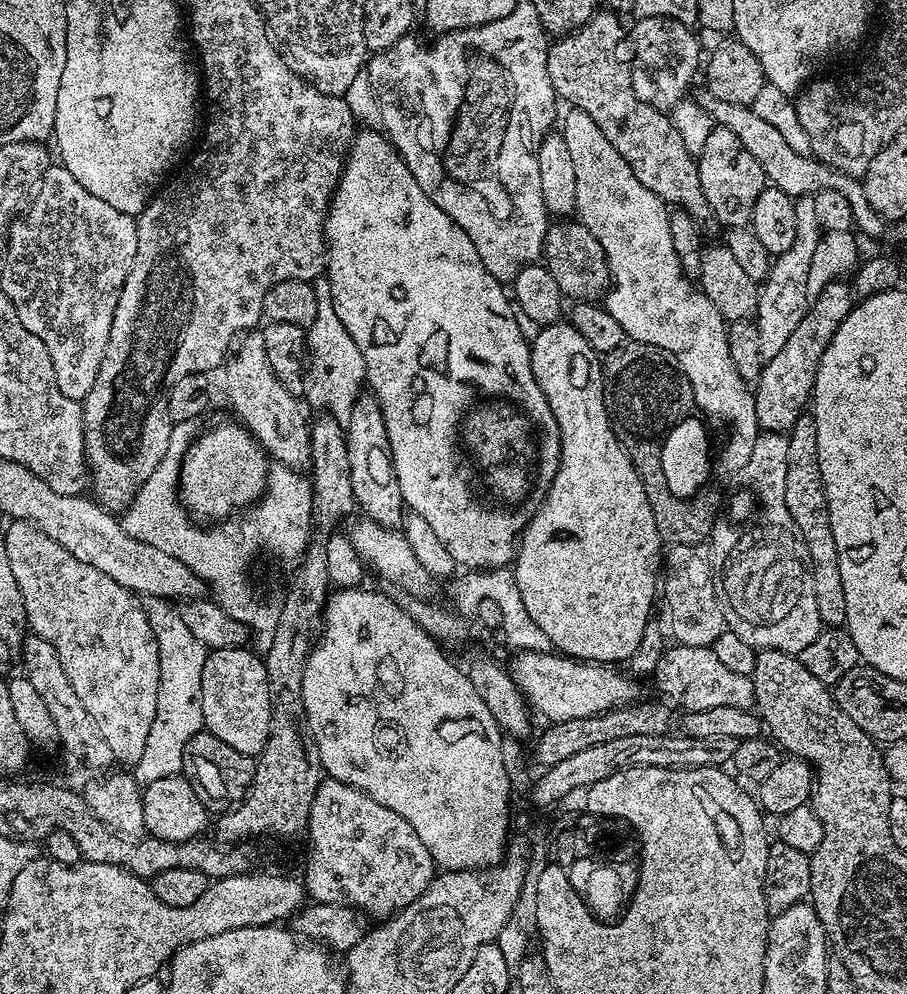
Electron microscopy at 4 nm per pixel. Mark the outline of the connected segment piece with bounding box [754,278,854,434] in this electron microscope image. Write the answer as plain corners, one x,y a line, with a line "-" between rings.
836,279
825,286
820,294
811,299
806,314
802,322
798,322
798,327
794,329
794,334
782,346
781,352
774,354
774,358
765,360
764,368
760,371
760,377
754,382
754,395
756,397
756,413
761,429
765,432
782,432
789,433
792,427
798,422
798,418
805,415
812,398
812,387
818,374
818,366
822,362
822,354
826,354
826,346
834,338
838,326
852,313
854,307
854,288
851,283
843,279

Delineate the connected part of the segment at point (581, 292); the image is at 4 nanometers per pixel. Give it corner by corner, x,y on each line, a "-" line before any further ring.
564,218
559,222
549,223
544,239
542,263
550,270
550,274
554,274
558,290
569,301
599,301
610,287
606,254
598,238
594,238
594,234
590,234
590,230
586,230
586,226
575,219

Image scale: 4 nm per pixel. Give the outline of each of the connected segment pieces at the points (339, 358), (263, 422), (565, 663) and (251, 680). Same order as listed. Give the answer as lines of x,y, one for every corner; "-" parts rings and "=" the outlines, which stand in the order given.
327,275
316,277
312,289
314,298
318,298
318,310
314,313
314,322
306,330
306,348
310,353
310,379
306,384
306,400
316,410
328,412
334,419
346,422
350,418
350,406
354,406
366,384
362,350
354,346
354,338
346,334
346,326
342,326
338,314
334,314
=
253,330
235,345
223,365
224,384
228,387
228,400
236,411
235,419
243,424
259,442
261,448
277,465
300,470
312,459
309,417
300,409
301,401
278,382
270,362
266,362
266,346
262,343
263,331
=
552,650
516,652
513,657
510,663
513,682
520,687
529,705
537,713
540,711
545,721
554,724
566,722
570,718
590,718
599,712
634,704
641,695
641,681
616,666
574,660
571,656
557,654
=
247,647
209,651
206,666
202,666
202,718
214,738
222,738
238,754
259,757
272,725
272,695
266,666
256,652

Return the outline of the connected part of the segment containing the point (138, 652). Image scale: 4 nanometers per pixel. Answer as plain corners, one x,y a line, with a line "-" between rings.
12,520
9,525
8,529
3,529
2,535
6,538
6,554
18,581
18,590
22,590
29,629
54,646
62,662
62,670
66,670
66,678
70,678
70,686
74,686
90,718
94,718
94,726
98,726
102,738
106,738
110,750
114,750
114,761
122,762
124,766
135,766
138,758
142,758
150,726
154,726
160,685
158,642
154,638
154,630
150,630
143,603
133,593
118,586
114,578
106,578
102,570
94,570
94,566
78,562
66,546
58,546
50,534
35,524
28,520

